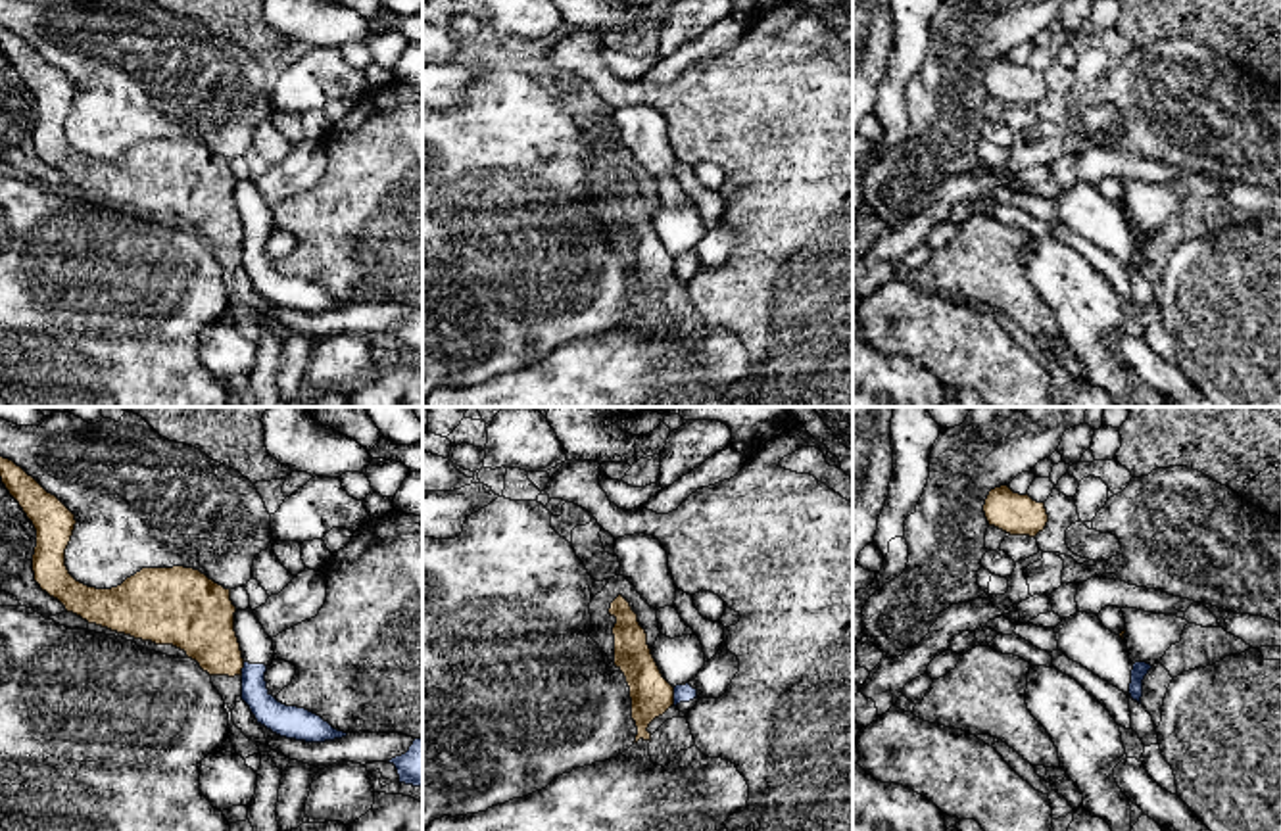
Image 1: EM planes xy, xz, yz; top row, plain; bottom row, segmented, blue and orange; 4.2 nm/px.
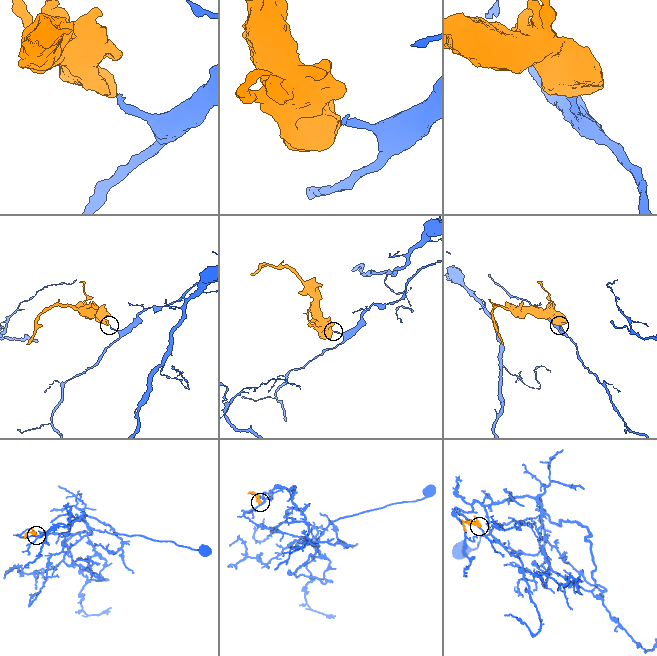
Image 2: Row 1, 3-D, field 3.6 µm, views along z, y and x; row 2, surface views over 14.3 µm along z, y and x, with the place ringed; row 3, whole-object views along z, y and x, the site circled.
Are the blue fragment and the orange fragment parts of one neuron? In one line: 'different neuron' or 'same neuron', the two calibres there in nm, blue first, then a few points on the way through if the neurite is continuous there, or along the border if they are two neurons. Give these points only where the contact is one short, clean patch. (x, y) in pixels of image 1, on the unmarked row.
different neuron; calibres 80 and 180 nm; border xz (673, 258), (675, 273)

